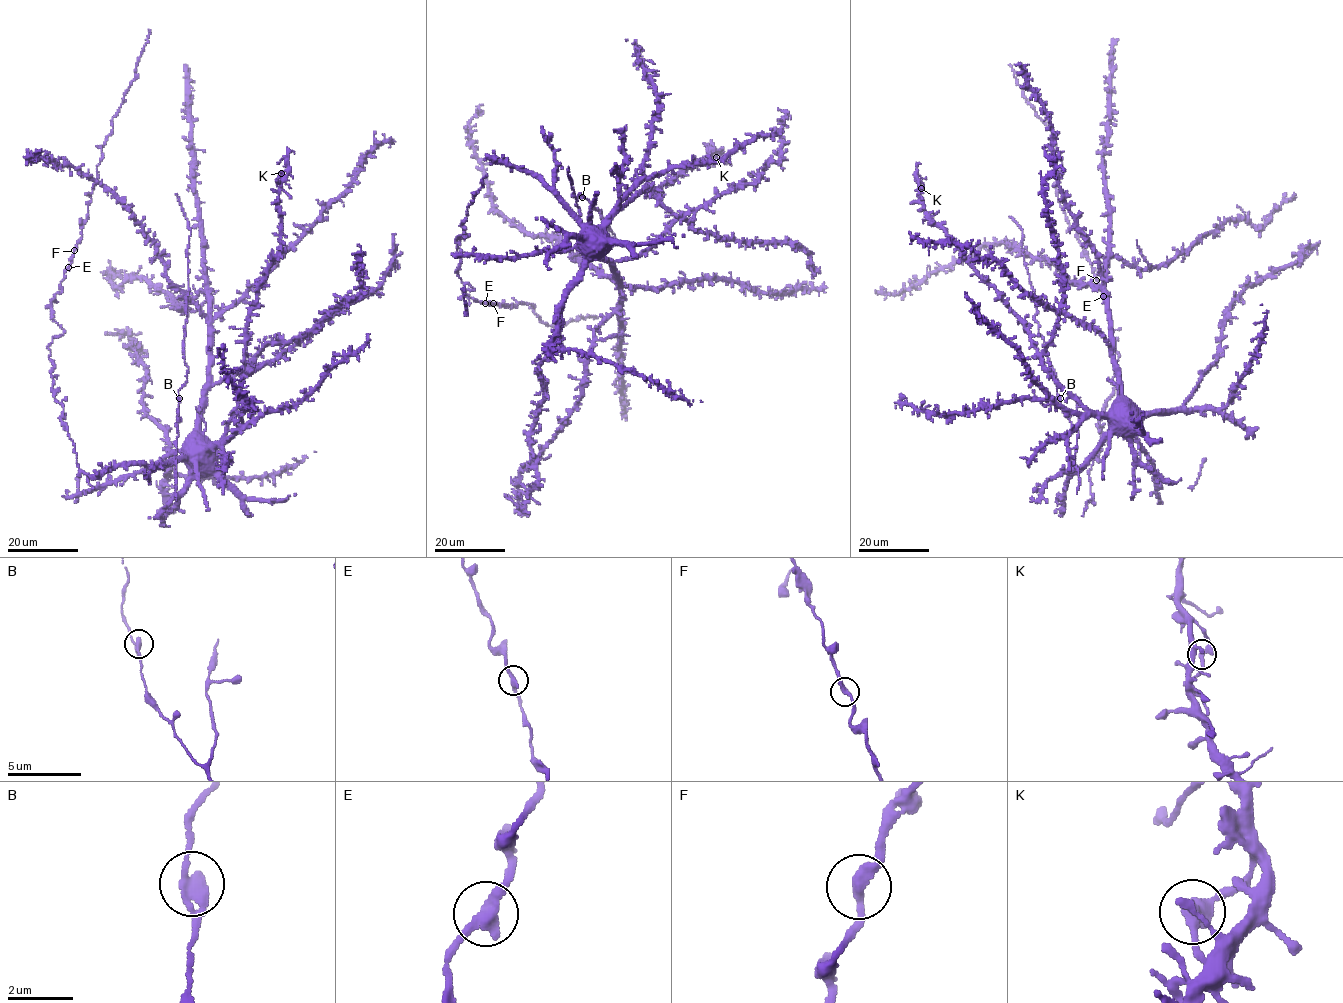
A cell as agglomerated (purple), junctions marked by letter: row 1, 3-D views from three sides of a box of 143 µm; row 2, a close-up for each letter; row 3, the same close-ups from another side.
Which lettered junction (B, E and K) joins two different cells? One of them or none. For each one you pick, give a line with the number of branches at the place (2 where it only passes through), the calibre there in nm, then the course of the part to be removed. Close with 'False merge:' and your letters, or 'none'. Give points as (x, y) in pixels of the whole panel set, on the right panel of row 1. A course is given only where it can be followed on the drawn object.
False merge: none

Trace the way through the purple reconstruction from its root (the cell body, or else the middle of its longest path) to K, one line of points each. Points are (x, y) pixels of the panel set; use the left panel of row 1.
K: (200, 453), (199, 448), (220, 441), (236, 406), (244, 328), (257, 288), (280, 249), (281, 173)

